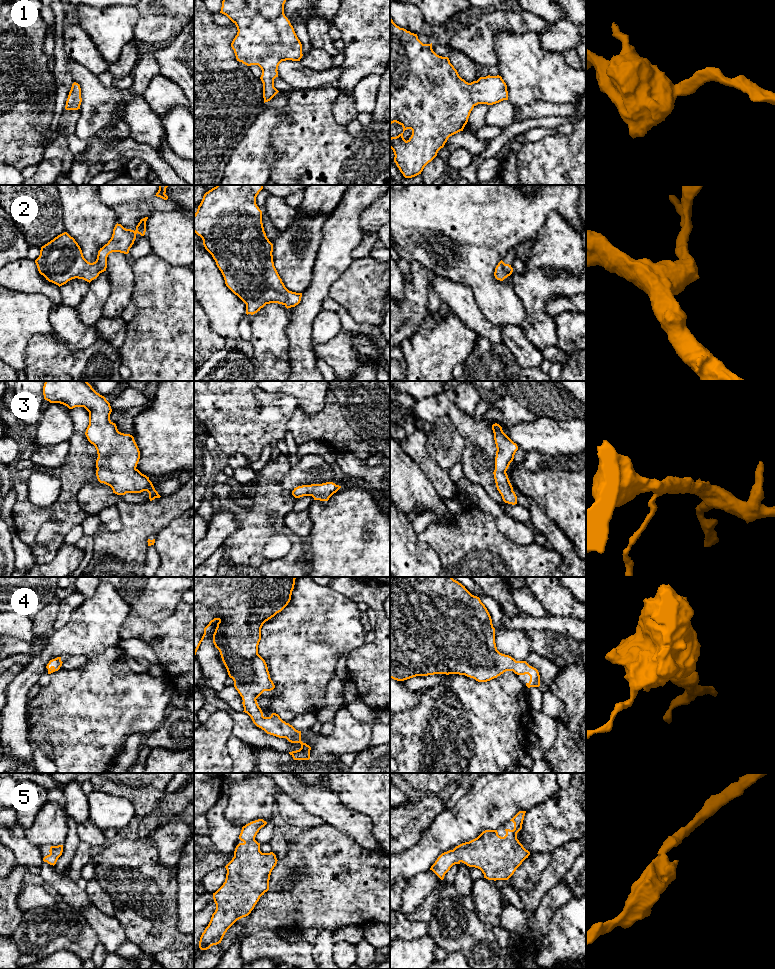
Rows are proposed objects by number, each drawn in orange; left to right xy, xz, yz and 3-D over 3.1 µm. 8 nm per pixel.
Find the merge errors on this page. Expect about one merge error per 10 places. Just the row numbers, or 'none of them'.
none of them

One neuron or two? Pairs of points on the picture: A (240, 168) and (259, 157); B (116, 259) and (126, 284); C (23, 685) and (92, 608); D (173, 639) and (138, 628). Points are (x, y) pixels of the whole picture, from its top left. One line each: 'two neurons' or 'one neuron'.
A: one neuron
B: one neuron
C: one neuron
D: one neuron

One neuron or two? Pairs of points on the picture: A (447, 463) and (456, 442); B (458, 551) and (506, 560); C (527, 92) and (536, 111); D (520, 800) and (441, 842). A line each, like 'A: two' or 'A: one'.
A: one
B: one
C: two
D: one

